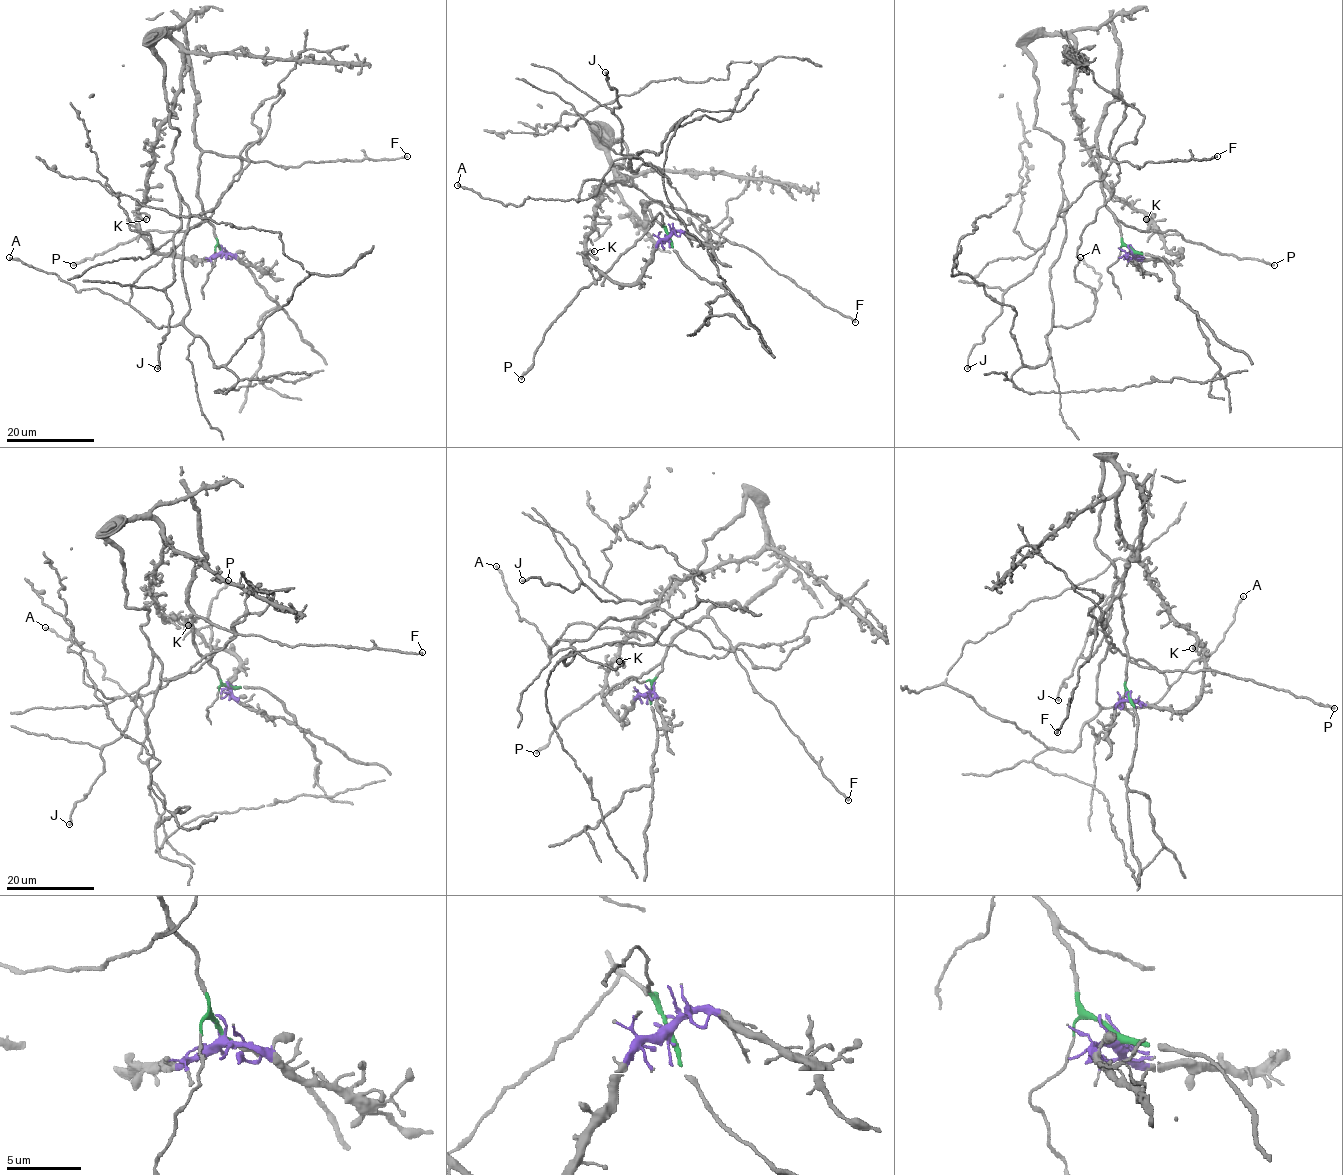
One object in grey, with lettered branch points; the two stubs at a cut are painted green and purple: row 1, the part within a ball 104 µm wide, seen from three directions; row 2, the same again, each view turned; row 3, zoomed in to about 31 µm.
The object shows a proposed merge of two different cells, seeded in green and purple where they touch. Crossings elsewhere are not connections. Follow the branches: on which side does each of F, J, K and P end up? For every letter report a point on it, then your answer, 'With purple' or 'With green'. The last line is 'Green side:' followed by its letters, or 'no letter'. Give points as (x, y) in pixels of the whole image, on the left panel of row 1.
F: Place: (407, 156). With green
J: Place: (157, 368). With purple
K: Place: (146, 219). With purple
P: Place: (73, 265). With green
Green side: F, P

